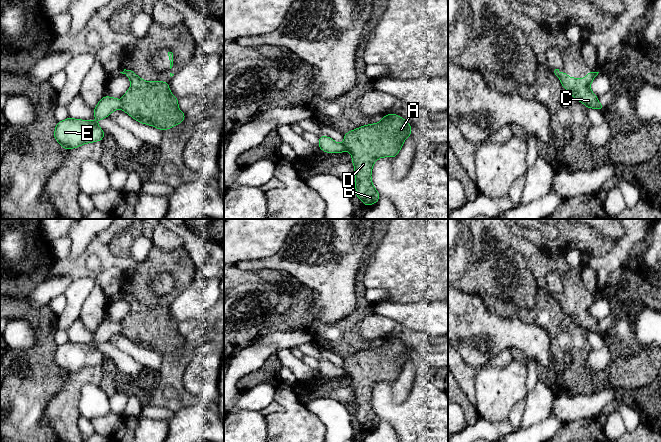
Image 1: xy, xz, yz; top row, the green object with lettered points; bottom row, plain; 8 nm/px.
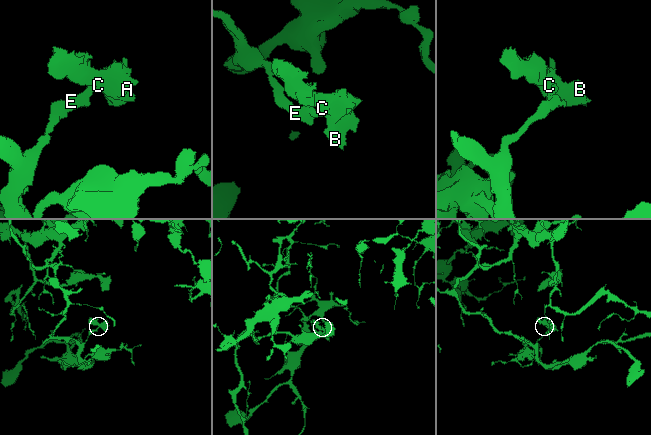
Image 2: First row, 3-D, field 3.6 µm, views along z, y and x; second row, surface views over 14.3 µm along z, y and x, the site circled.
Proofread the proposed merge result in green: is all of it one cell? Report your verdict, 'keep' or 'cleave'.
cleave

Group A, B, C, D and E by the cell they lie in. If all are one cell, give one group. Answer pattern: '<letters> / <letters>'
A B C D / E

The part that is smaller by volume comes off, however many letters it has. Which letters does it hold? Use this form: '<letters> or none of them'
A, B, C, D

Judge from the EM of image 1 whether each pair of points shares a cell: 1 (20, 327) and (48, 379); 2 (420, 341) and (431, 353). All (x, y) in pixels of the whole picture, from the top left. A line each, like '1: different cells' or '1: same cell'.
1: different cells
2: same cell

